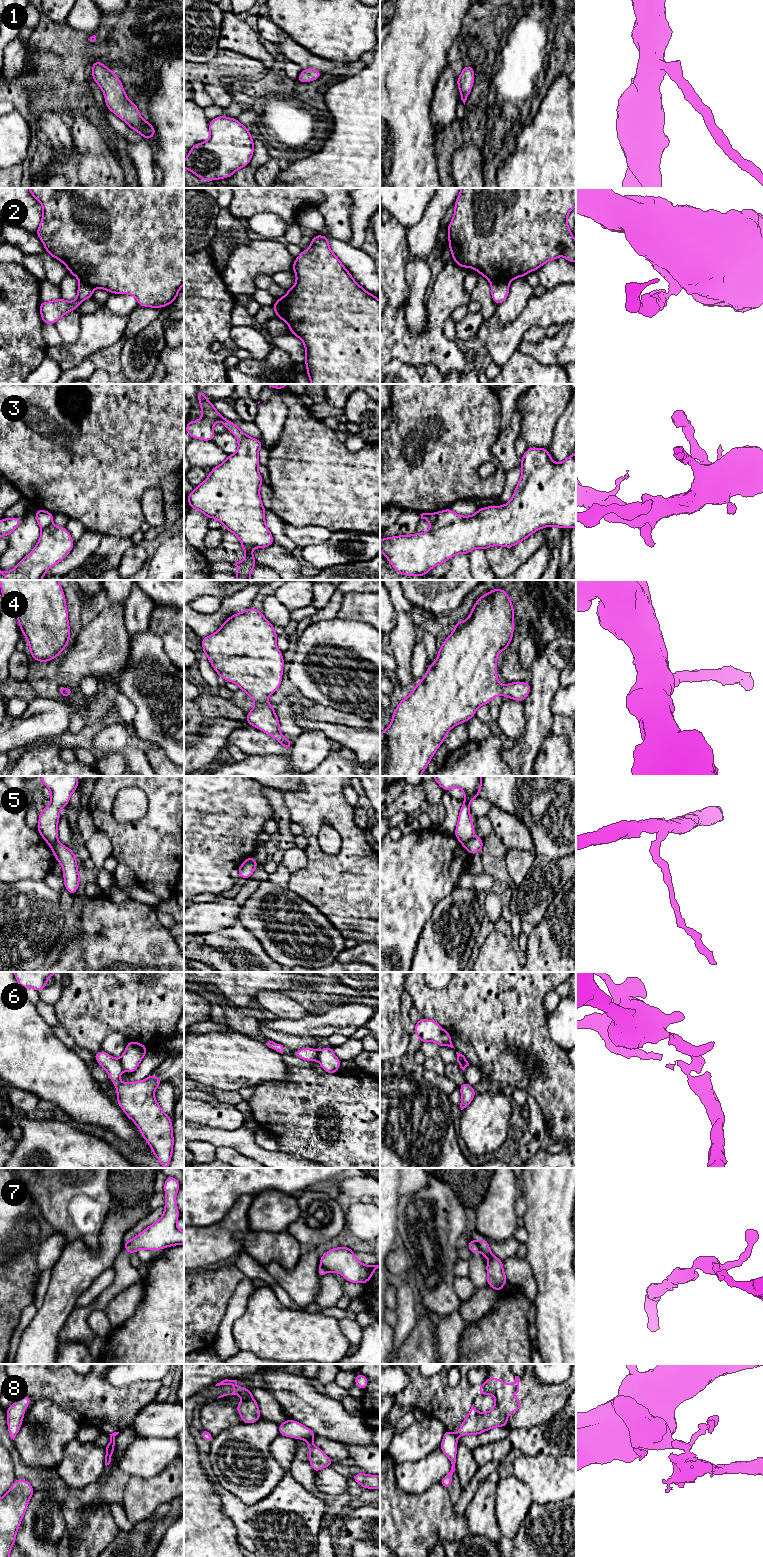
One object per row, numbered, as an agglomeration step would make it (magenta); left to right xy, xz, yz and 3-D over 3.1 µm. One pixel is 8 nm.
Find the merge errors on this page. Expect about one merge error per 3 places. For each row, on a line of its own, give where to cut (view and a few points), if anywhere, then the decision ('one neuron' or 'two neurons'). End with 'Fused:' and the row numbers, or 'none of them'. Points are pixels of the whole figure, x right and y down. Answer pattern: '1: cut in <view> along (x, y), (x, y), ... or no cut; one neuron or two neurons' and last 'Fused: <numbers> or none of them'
1: no cut; one neuron
2: cut in xz along (277, 299), (281, 305), (281, 312), (276, 316); two neurons
3: cut in yz along (436, 513), (436, 519), (431, 525); two neurons
4: no cut; one neuron
5: cut in xy along (57, 840), (48, 843); two neurons
6: cut in xy along (119, 1059), (122, 1070); two neurons
7: cut in yz along (476, 1241), (480, 1250); two neurons
8: cut in xz along (311, 1439), (307, 1441); two neurons
Fused: 2, 3, 5, 6, 7, 8

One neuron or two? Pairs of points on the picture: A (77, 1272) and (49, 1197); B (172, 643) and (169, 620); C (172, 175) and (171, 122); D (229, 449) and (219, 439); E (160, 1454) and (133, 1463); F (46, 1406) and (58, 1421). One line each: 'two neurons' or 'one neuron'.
A: two neurons
B: one neuron
C: one neuron
D: one neuron
E: one neuron
F: one neuron

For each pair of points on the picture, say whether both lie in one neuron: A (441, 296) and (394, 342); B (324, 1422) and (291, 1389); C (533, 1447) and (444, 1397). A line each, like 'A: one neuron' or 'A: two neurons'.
A: one neuron
B: one neuron
C: two neurons

